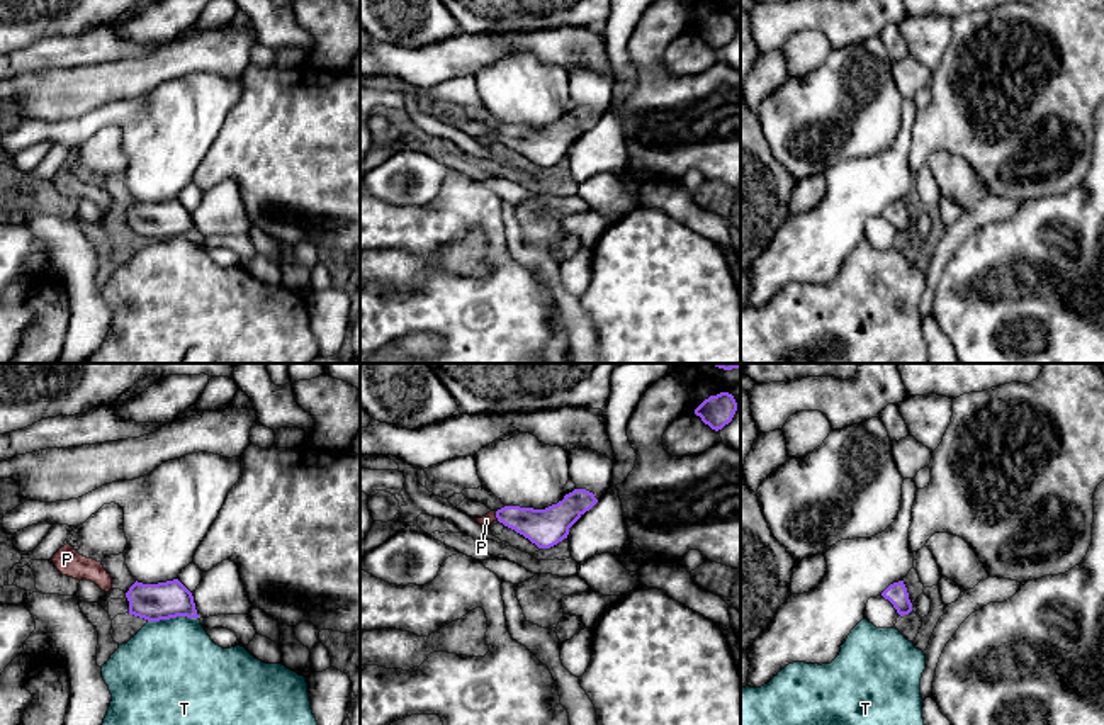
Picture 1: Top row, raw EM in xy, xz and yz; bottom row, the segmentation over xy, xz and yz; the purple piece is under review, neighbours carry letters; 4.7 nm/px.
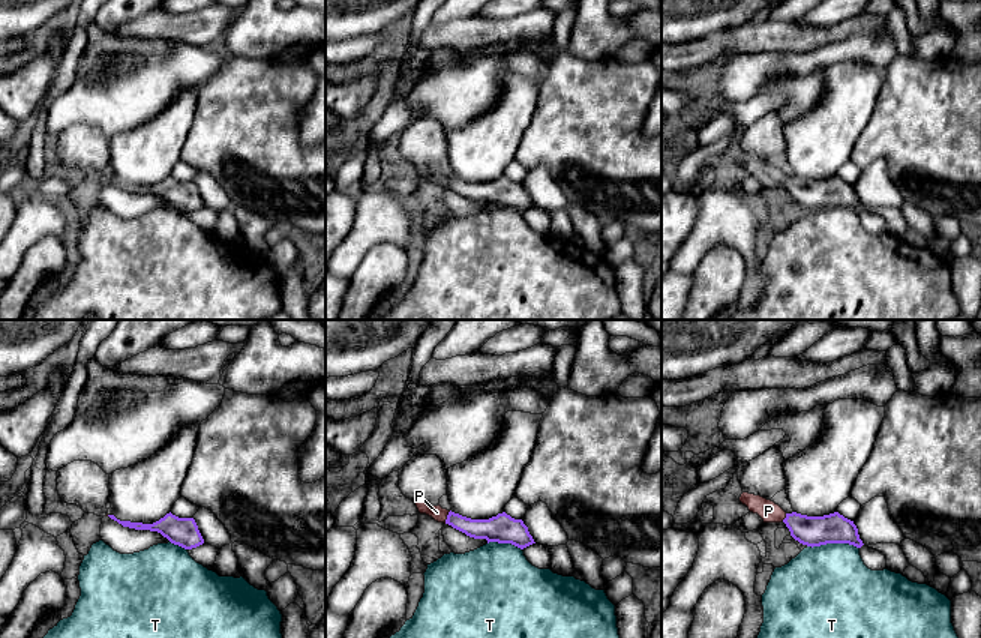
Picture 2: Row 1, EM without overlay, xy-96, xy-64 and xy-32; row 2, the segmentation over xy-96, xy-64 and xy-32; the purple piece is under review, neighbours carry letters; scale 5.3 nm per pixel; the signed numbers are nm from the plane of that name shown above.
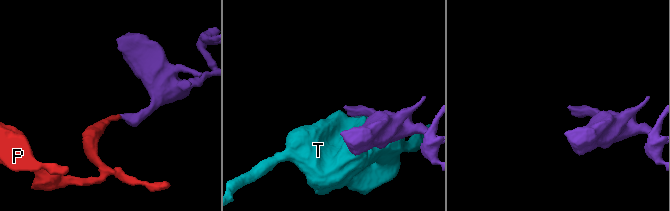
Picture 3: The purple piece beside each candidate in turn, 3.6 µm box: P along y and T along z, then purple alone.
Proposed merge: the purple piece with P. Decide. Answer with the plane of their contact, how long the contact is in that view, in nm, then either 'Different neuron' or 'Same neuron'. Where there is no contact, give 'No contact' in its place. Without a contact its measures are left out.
Touches purple in xz. Shared border 40 nm. Same neuron

